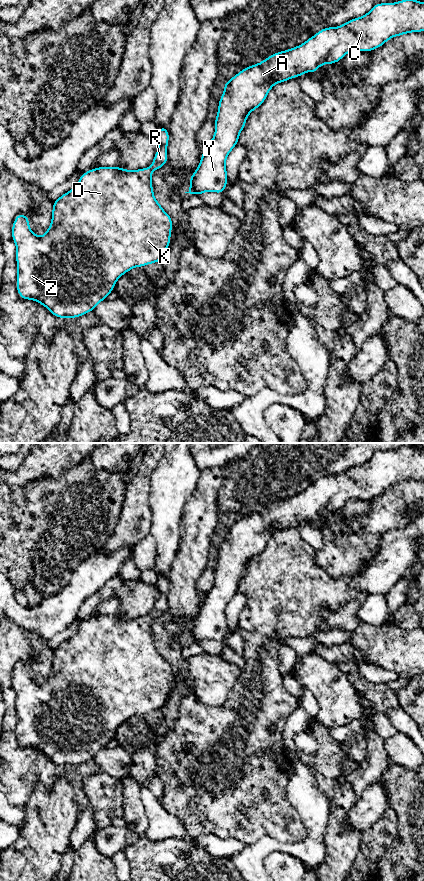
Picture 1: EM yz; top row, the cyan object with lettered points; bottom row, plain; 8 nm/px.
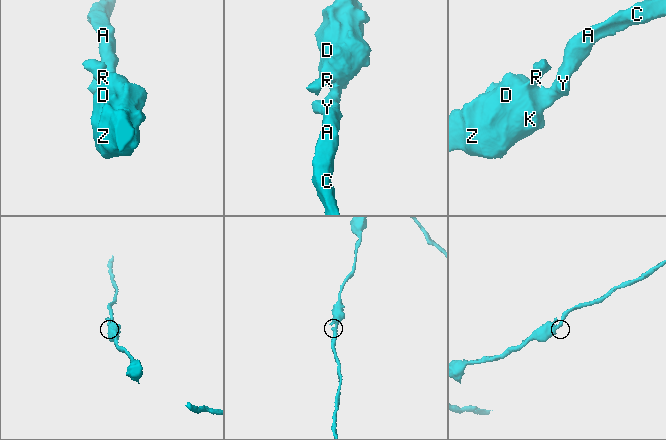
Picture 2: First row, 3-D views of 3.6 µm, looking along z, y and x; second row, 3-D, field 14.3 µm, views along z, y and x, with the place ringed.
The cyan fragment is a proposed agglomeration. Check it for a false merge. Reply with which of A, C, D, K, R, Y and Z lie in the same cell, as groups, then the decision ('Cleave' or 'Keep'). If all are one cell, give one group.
Groups: A C D K R Y Z. Keep

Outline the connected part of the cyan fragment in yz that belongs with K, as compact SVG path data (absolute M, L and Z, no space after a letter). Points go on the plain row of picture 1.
M160 574L155 585L159 596L150 615L133 619L101 614L81 622L75 635L52 650L51 672L42 685L30 677L28 663L16 663L11 683L16 693L16 735L22 747L37 749L56 766L75 767L94 759L123 722L135 715L162 709L171 690L173 668L155 647L151 624L154 618L168 611L169 577Z

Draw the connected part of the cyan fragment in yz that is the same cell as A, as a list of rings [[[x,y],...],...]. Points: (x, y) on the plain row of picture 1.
[[[411,445],[393,451],[376,451],[365,463],[351,467],[338,475],[326,475],[321,477],[307,489],[294,496],[279,499],[270,503],[258,512],[243,516],[235,522],[228,530],[223,531],[224,540],[218,551],[217,565],[214,568],[215,580],[212,588],[203,596],[199,613],[195,620],[189,625],[189,639],[185,641],[201,644],[203,640],[225,641],[228,631],[226,618],[226,607],[233,596],[238,592],[239,583],[246,573],[250,561],[259,556],[266,548],[267,542],[277,531],[282,531],[292,526],[304,523],[306,520],[316,521],[321,513],[335,512],[339,510],[348,500],[362,499],[370,500],[384,493],[393,485],[401,484],[412,480],[424,480],[424,451]]]

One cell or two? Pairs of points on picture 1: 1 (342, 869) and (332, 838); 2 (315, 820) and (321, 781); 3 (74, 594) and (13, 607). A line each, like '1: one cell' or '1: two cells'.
1: one cell
2: two cells
3: one cell

